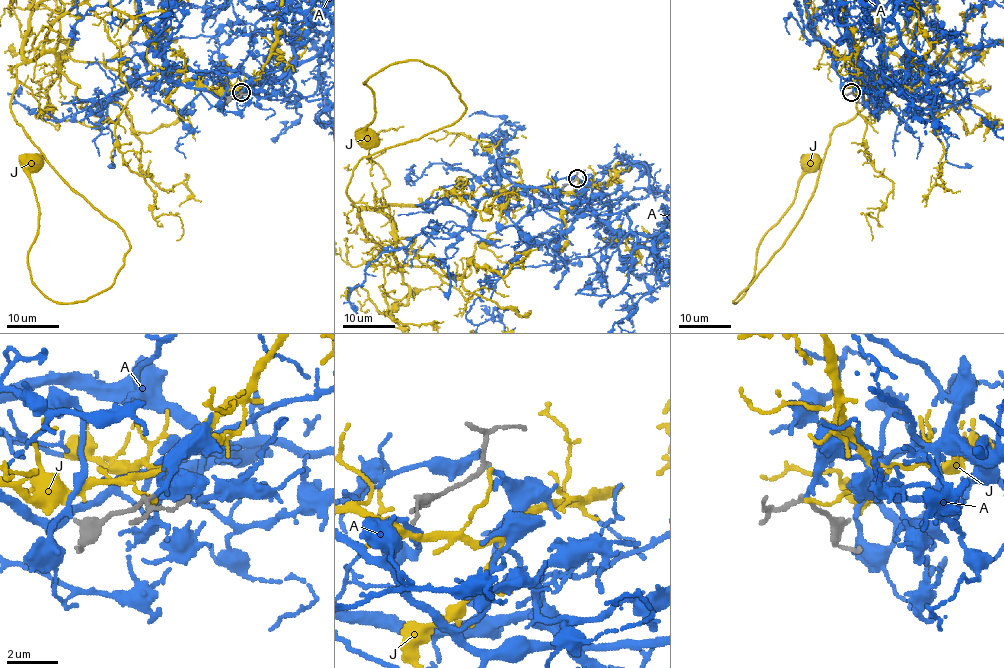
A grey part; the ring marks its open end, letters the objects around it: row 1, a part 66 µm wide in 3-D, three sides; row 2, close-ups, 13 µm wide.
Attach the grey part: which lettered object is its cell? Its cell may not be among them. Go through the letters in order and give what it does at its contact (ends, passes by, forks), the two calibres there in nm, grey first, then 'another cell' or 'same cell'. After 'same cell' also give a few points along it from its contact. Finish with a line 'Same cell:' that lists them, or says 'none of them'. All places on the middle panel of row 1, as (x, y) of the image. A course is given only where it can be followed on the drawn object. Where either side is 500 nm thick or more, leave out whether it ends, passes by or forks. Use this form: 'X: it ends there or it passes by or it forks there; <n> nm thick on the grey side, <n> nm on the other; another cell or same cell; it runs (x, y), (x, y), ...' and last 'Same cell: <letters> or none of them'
A: it ends there; 180 nm thick on the grey side, 180 nm on the other; same cell
J: it ends there; 170 nm thick on the grey side, 140 nm on the other; another cell
Same cell: A

